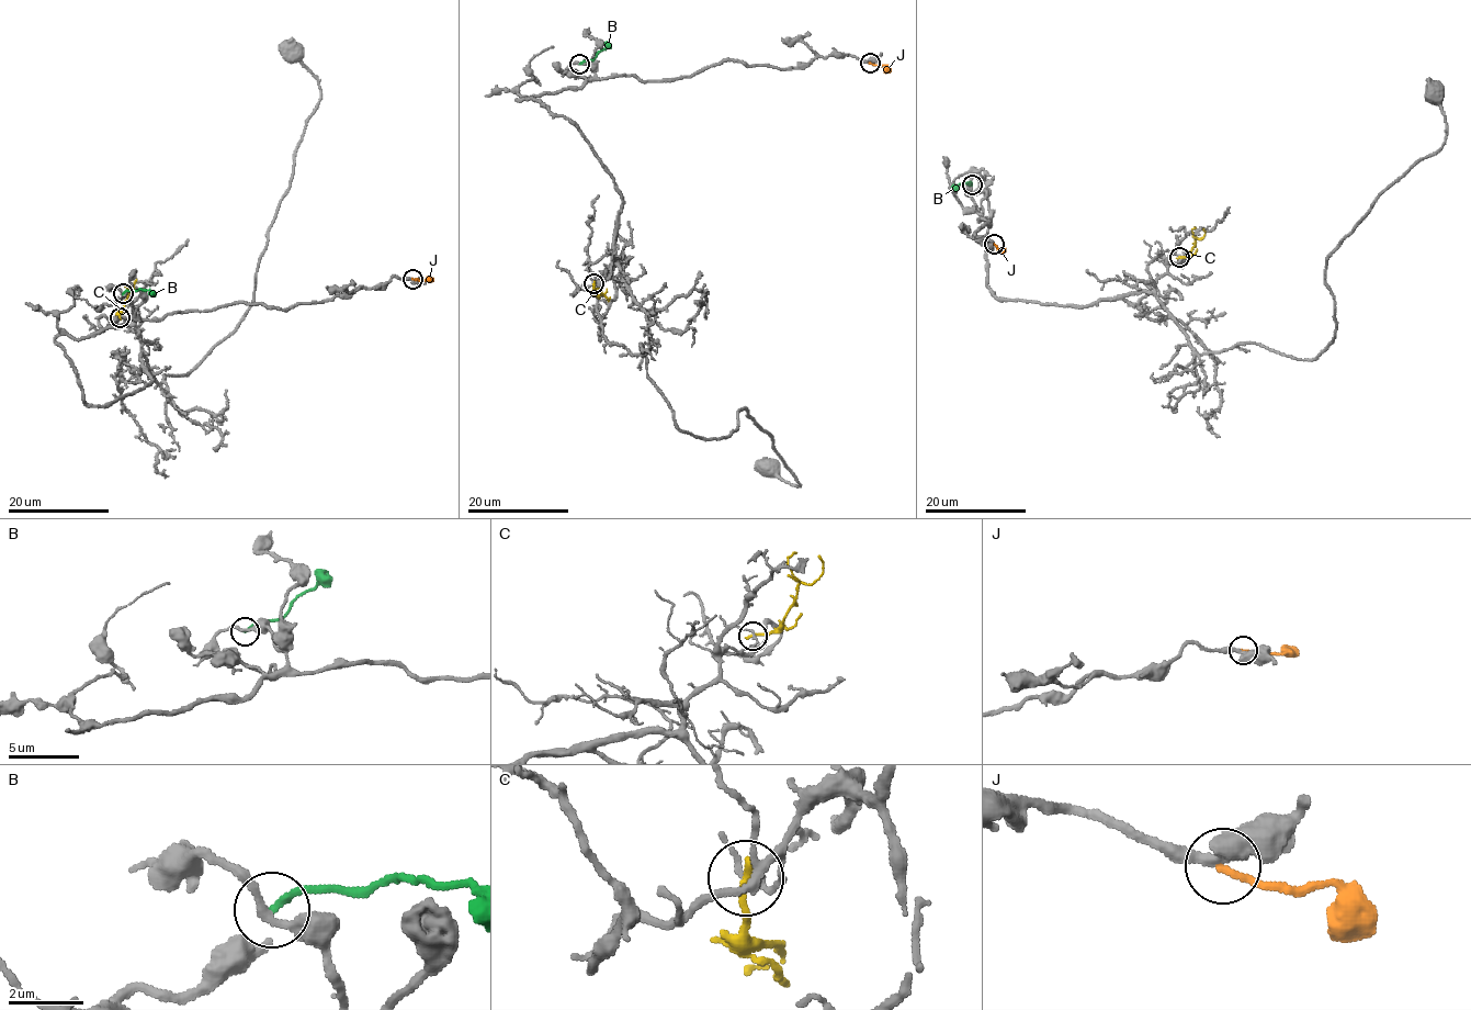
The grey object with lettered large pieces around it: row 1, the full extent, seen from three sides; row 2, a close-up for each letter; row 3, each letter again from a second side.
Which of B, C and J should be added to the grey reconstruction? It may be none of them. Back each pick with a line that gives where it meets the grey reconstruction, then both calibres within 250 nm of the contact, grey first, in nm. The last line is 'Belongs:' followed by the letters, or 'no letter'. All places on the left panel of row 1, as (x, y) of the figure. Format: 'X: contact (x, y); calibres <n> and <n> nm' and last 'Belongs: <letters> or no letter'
J: contact (412, 279); calibres 460 and 200 nm
Belongs: J

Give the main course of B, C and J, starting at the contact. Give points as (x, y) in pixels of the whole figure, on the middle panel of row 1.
B: (579, 64), (591, 60), (611, 44)
C: (593, 284), (595, 292), (608, 301), (610, 296)
J: (870, 63), (884, 65), (890, 73)

